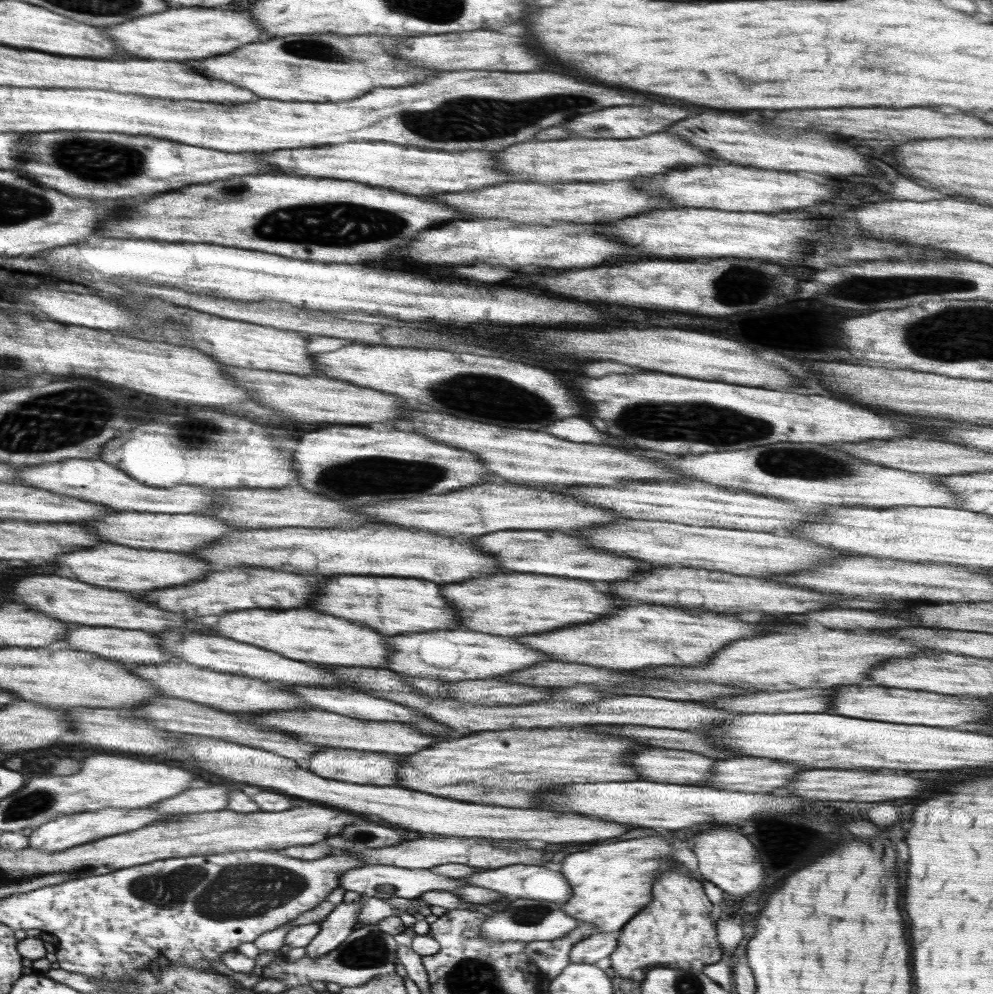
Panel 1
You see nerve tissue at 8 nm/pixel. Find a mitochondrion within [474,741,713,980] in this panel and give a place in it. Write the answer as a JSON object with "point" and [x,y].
{"point":[529,914]}

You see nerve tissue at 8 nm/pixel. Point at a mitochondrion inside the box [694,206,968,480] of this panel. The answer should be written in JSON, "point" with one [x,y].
{"point":[782,462]}

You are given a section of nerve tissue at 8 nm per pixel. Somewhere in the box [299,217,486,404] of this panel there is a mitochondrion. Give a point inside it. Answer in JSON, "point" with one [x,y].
{"point":[439,395]}

